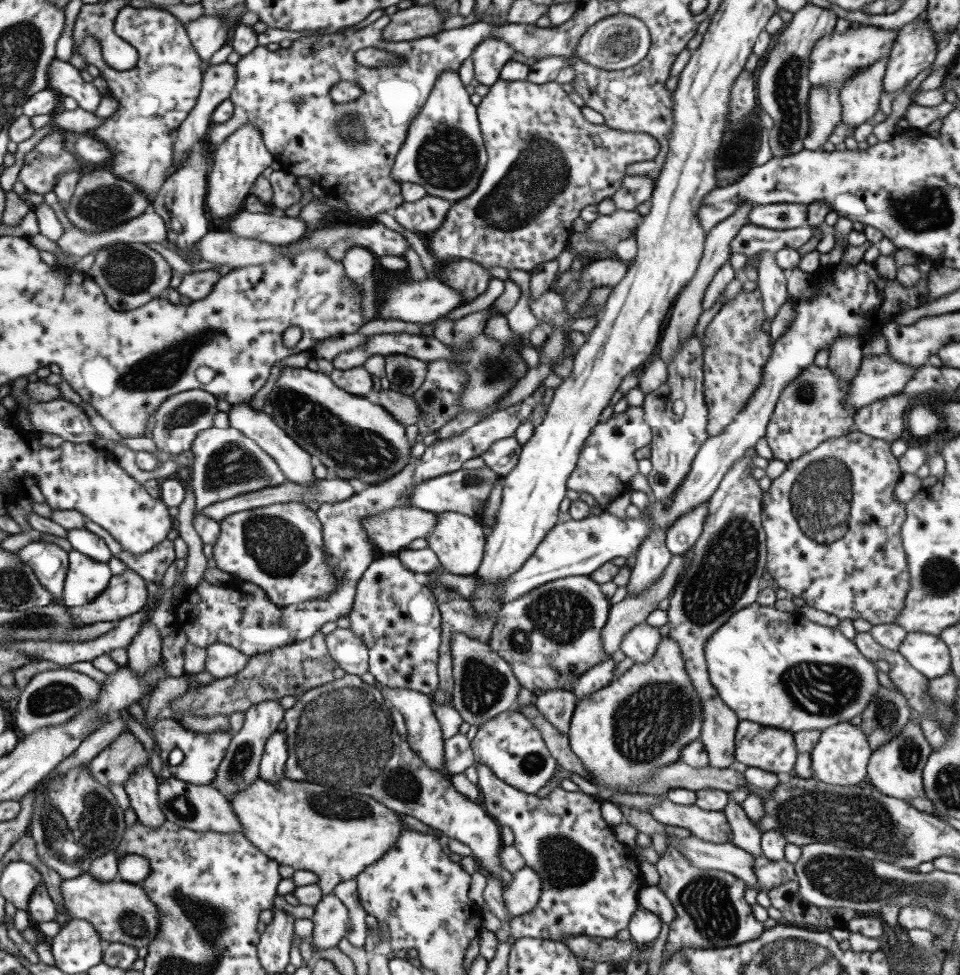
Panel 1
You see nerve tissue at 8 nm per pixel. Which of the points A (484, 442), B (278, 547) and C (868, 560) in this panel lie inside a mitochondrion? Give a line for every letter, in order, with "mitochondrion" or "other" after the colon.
A: other
B: mitochondrion
C: other

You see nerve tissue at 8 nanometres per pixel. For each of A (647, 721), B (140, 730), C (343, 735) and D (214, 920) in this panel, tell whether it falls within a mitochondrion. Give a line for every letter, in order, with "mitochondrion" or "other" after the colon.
A: mitochondrion
B: other
C: mitochondrion
D: mitochondrion

